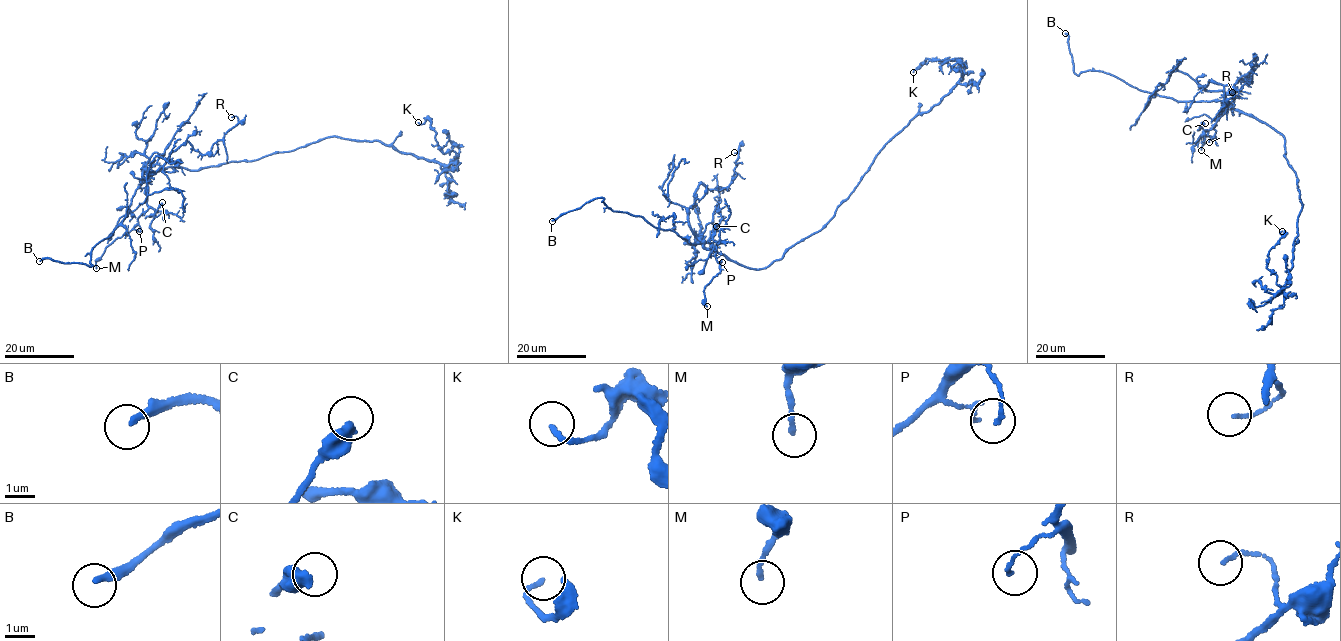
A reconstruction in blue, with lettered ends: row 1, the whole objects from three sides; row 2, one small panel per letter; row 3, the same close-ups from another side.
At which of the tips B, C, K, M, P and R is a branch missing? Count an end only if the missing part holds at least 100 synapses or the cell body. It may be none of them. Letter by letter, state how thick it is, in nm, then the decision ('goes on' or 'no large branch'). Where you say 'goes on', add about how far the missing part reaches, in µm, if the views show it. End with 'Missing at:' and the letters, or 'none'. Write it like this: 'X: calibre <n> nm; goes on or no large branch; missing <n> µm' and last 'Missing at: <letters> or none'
B: calibre 240 nm; goes on; missing 10 µm
C: calibre 480 nm; no large branch
K: calibre 180 nm; no large branch
M: calibre 160 nm; no large branch
P: calibre 120 nm; no large branch
R: calibre 100 nm; no large branch
Missing at: B

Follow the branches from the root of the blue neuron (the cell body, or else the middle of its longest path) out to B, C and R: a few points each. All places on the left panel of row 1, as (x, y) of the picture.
B: (215, 166), (194, 170), (173, 166), (141, 180), (126, 216), (112, 235), (93, 248), (92, 266), (39, 261)
C: (215, 166), (173, 166), (143, 180), (145, 169), (147, 203), (155, 210), (150, 217), (162, 202)
R: (215, 166), (173, 166), (141, 180), (186, 141), (209, 152), (237, 123), (231, 117)

